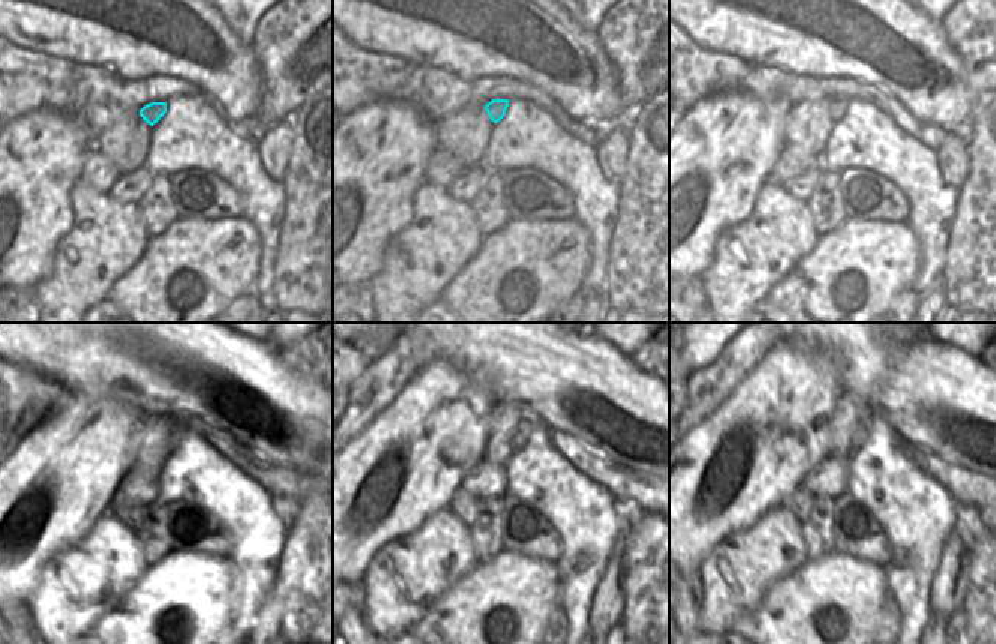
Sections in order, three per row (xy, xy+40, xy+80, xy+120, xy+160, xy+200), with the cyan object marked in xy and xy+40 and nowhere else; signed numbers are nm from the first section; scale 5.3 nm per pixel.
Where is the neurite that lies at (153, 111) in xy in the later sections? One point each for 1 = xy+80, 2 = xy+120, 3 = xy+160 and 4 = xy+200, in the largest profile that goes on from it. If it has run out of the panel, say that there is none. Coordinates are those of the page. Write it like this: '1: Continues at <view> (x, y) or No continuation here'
1: Continues at xy+80 (837, 107)
2: Continues at xy+120 (177, 433)
3: Continues at xy+160 (527, 422)
4: Continues at xy+200 (863, 431)

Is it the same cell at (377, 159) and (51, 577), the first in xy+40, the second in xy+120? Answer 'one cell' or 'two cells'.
two cells

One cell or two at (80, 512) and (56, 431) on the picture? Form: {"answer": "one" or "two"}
{"answer": "one"}

